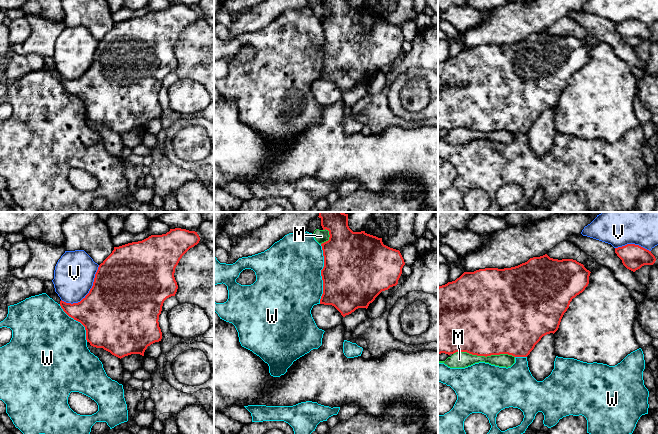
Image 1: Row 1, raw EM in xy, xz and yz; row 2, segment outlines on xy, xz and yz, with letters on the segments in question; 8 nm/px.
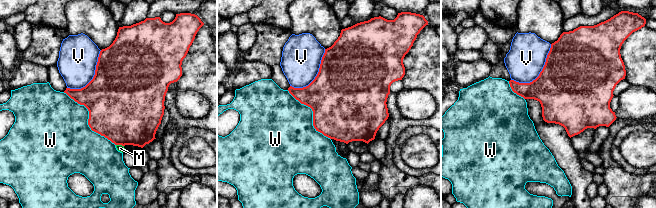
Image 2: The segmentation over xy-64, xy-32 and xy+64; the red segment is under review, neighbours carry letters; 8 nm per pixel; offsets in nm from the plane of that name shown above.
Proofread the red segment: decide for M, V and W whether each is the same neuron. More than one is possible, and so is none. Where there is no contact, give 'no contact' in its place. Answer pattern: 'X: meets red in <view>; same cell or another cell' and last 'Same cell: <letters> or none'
M: meets red in yz; another cell
V: meets red in xy; another cell
W: meets red in xz; another cell
Same cell: none

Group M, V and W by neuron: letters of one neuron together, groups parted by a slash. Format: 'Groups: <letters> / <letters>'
Groups: M / V / W

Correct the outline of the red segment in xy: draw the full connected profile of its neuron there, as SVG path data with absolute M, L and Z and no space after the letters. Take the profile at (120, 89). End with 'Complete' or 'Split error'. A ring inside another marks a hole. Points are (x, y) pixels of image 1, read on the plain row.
M175 4L166 10L151 11L142 17L114 23L112 29L99 41L89 69L78 79L61 76L60 82L69 93L85 103L86 116L91 122L103 124L120 135L131 130L144 132L148 122L162 115L158 96L164 77L175 72L178 65L175 44L182 32L199 17L197 8Z. Complete

